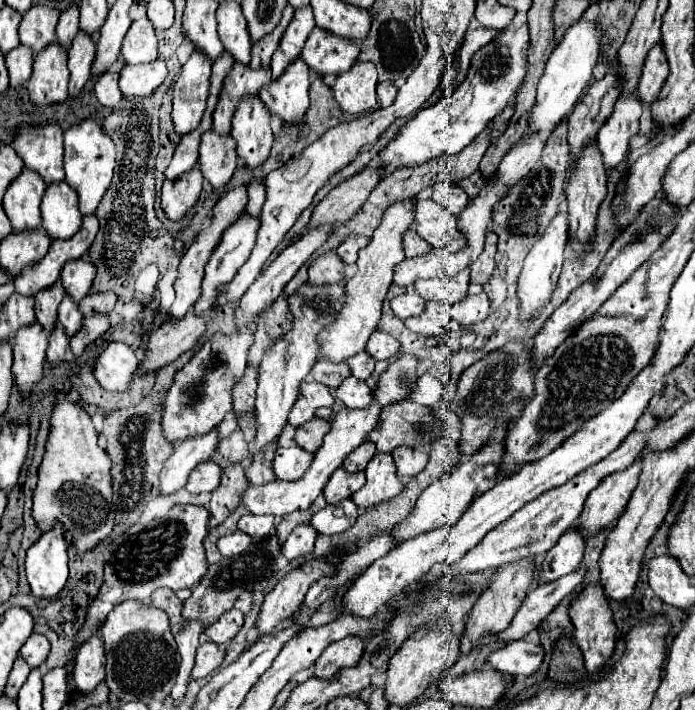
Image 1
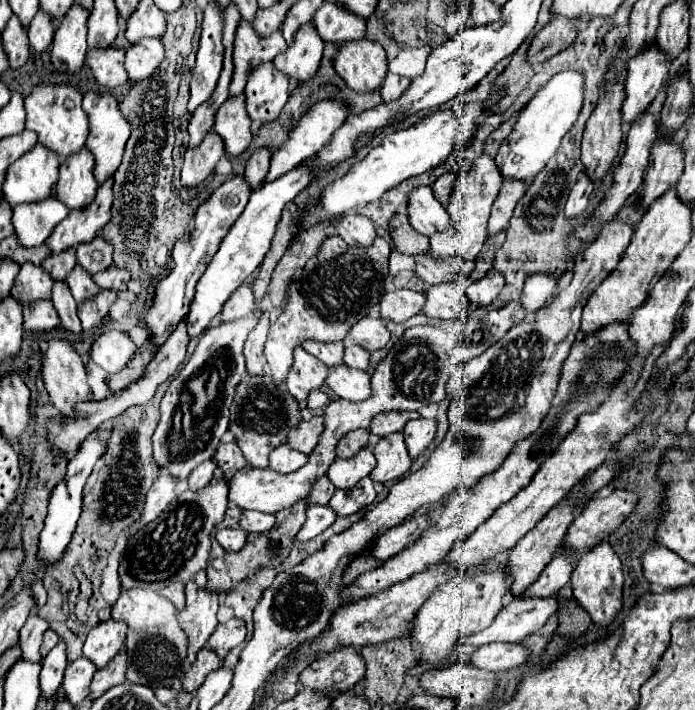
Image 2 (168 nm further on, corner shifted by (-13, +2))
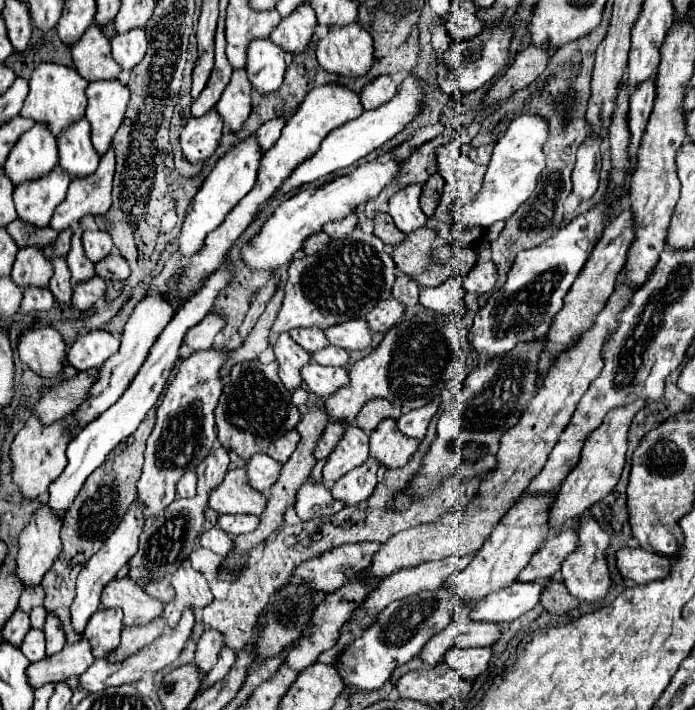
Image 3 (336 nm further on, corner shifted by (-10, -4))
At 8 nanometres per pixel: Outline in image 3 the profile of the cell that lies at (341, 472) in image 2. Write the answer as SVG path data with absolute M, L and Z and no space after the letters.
M349 423L345 427L345 433L337 447L327 457L327 463L323 467L323 479L325 483L335 483L345 471L351 471L357 467L357 463L363 463L369 457L369 437L363 429L359 429L355 423Z

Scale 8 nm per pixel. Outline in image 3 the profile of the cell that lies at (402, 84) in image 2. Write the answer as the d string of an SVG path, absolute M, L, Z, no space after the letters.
M379 75L377 79L369 81L361 93L359 93L359 99L361 99L361 105L363 109L377 109L379 105L383 105L385 101L393 99L397 93L397 83L389 77L389 75Z

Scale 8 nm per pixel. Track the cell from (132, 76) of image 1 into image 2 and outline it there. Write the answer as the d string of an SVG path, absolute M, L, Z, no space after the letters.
M148 39L148 41L140 41L140 45L132 45L126 51L126 71L130 81L138 83L152 77L162 61L164 61L162 41Z

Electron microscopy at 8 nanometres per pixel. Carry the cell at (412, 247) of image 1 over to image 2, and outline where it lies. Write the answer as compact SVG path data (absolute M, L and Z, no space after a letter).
M396 215L392 219L392 227L390 227L390 235L394 241L396 251L404 253L404 255L422 255L430 249L430 239L420 235L410 223L406 215Z

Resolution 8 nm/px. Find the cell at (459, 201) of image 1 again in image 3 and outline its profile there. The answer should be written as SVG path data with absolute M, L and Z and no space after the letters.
M439 173L431 175L423 187L423 193L421 193L421 209L427 217L433 217L437 205L439 205L439 199L441 199L441 193L443 193L443 179Z

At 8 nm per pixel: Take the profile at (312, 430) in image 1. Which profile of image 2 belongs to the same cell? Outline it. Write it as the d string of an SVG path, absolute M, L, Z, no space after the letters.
M312 417L310 421L298 423L290 435L288 435L288 445L292 449L300 449L302 453L312 453L320 441L320 433L324 431L324 417Z

